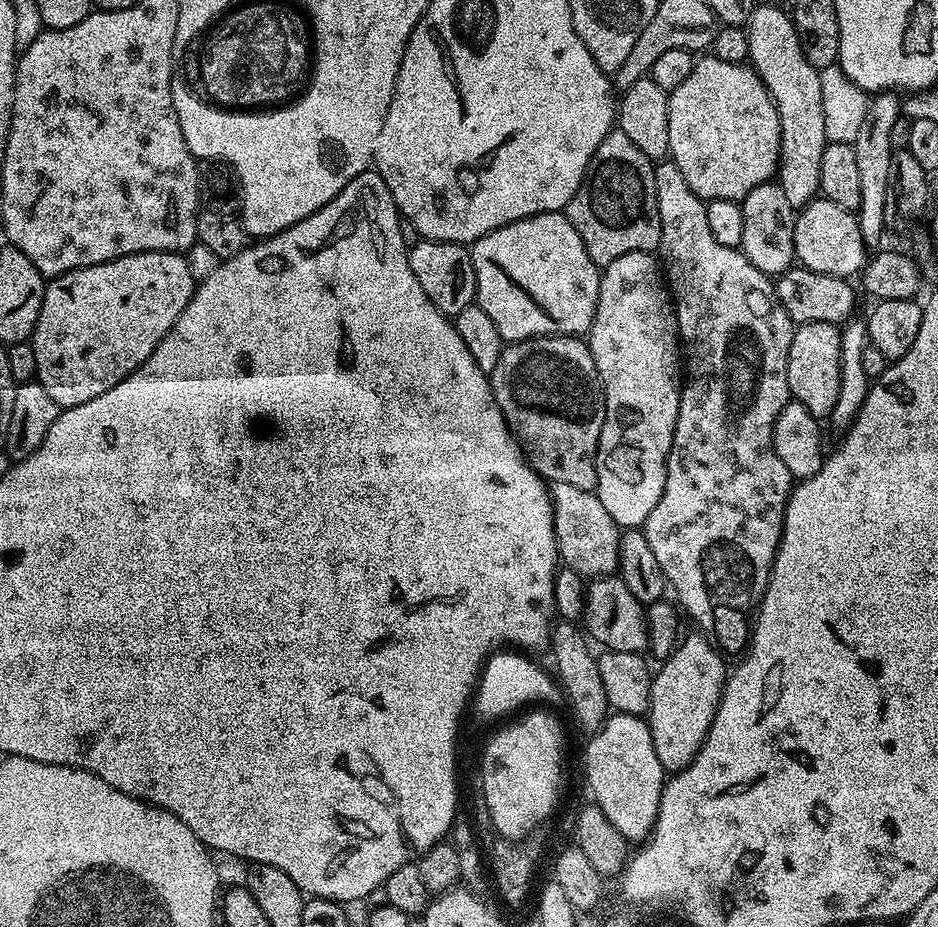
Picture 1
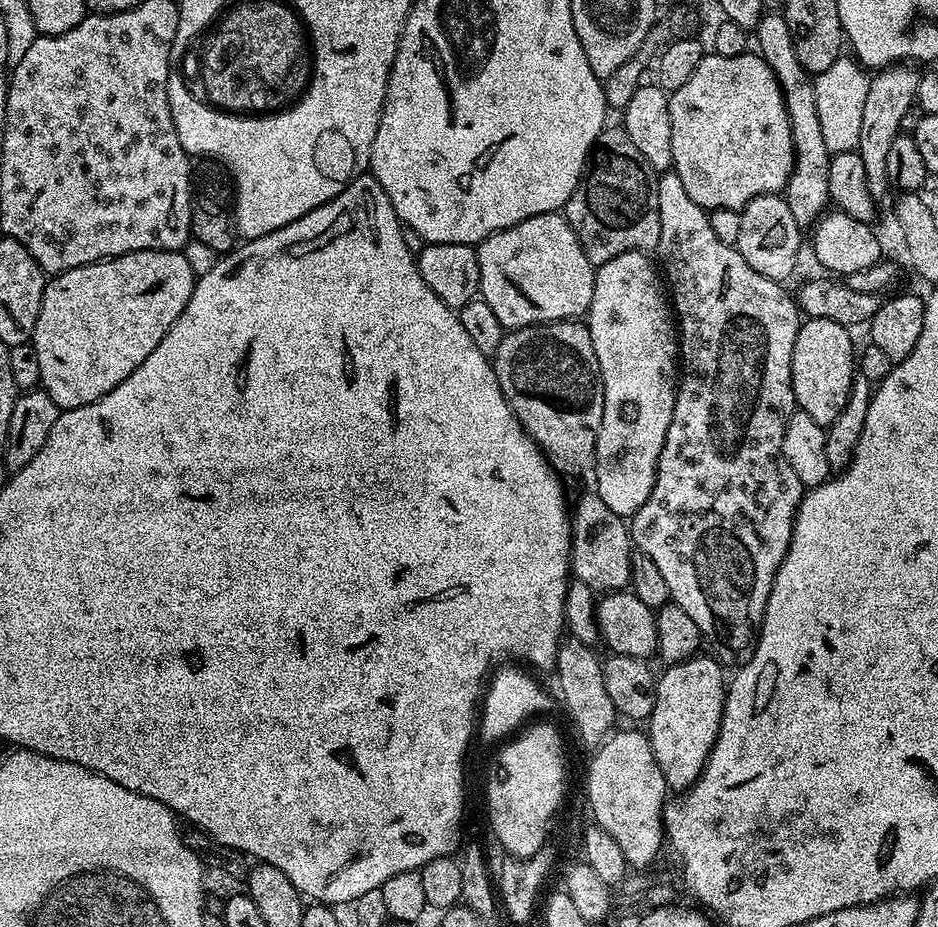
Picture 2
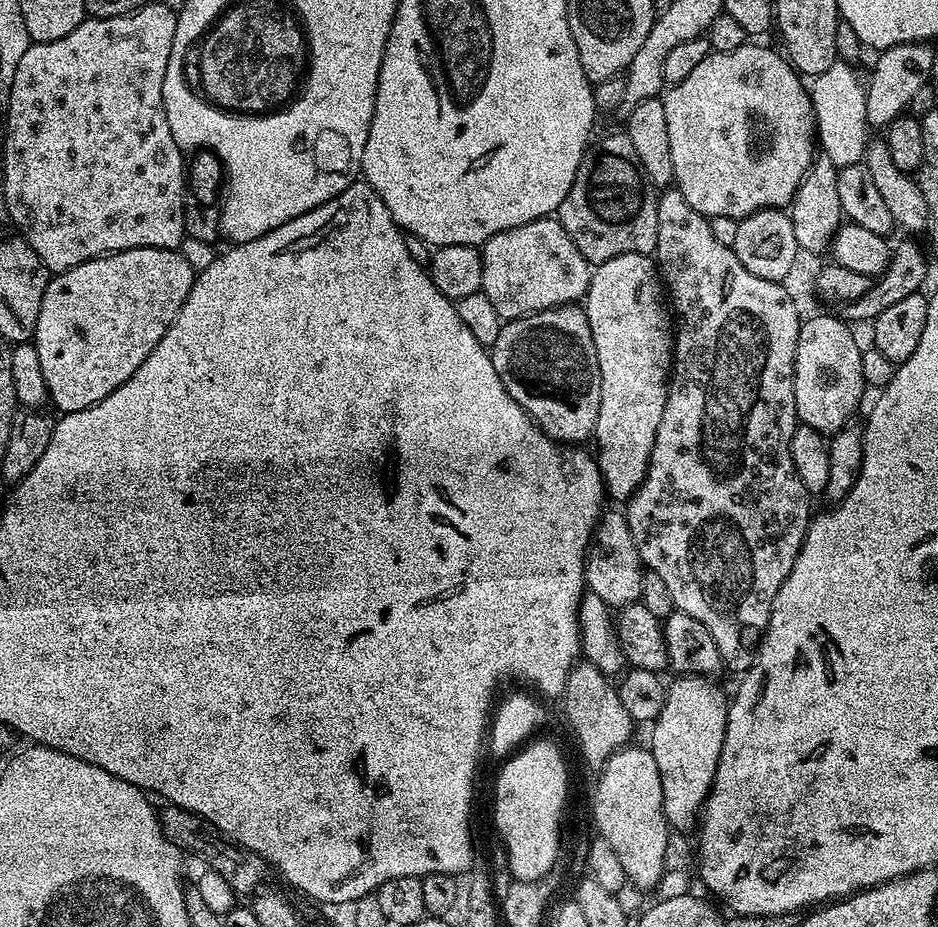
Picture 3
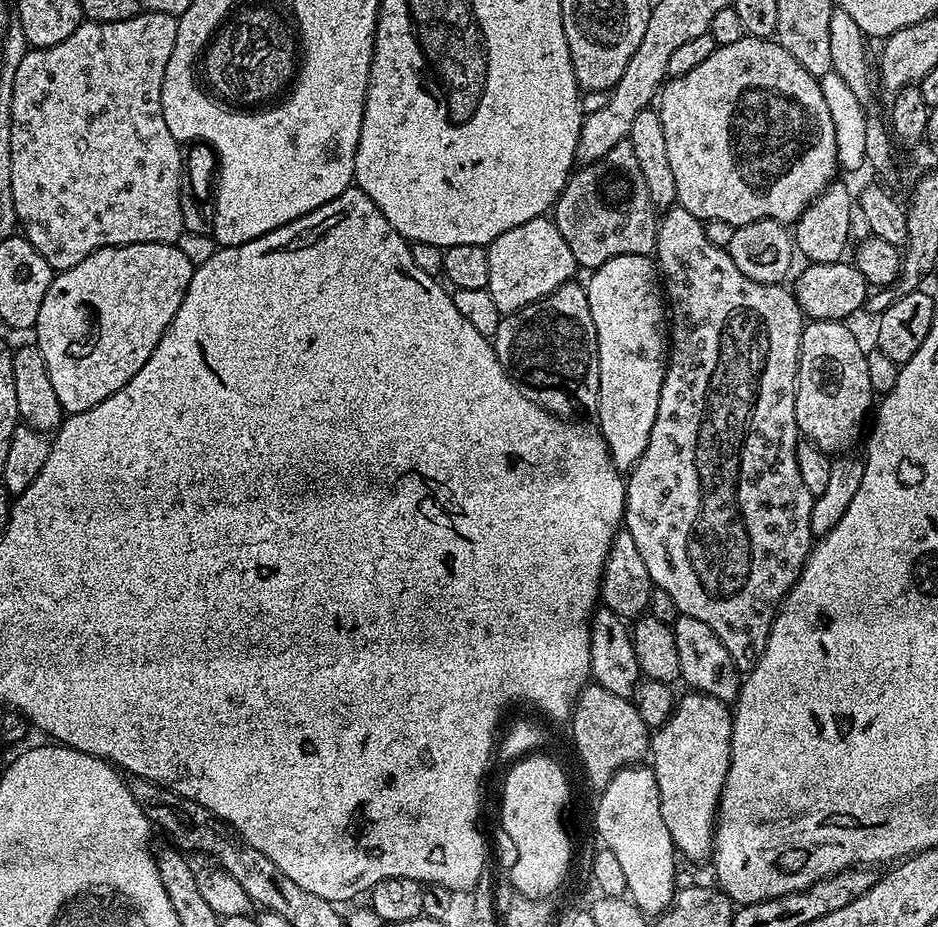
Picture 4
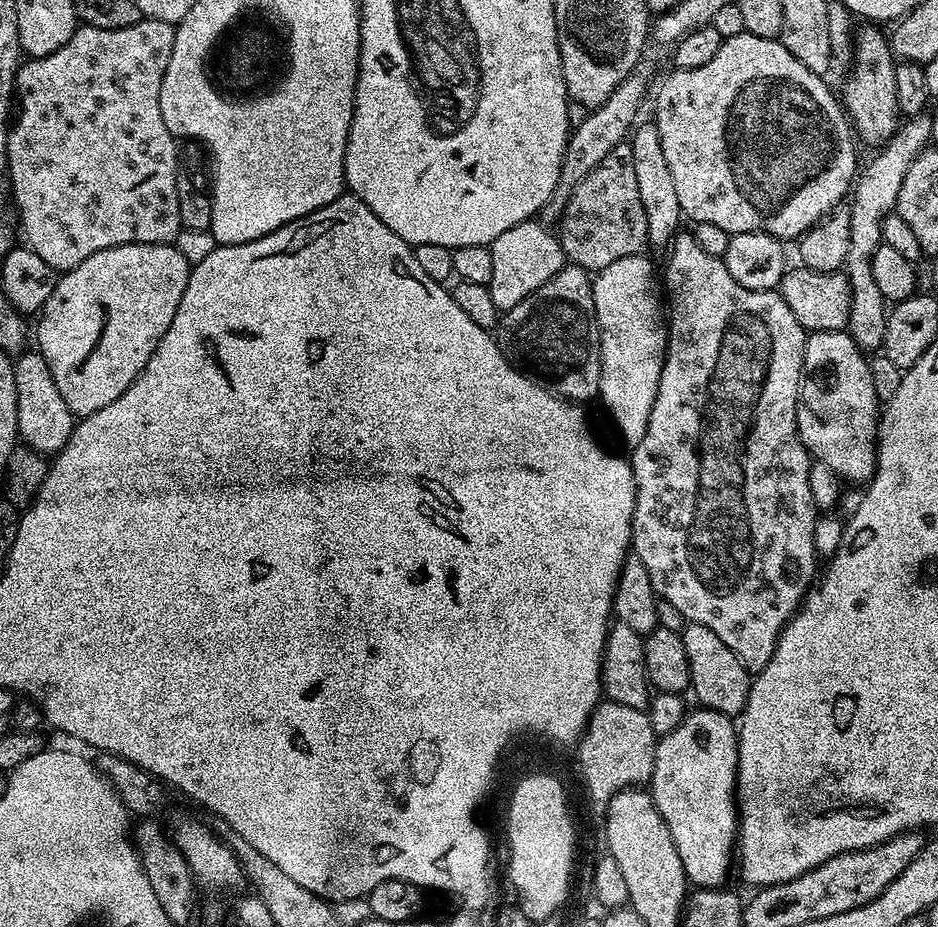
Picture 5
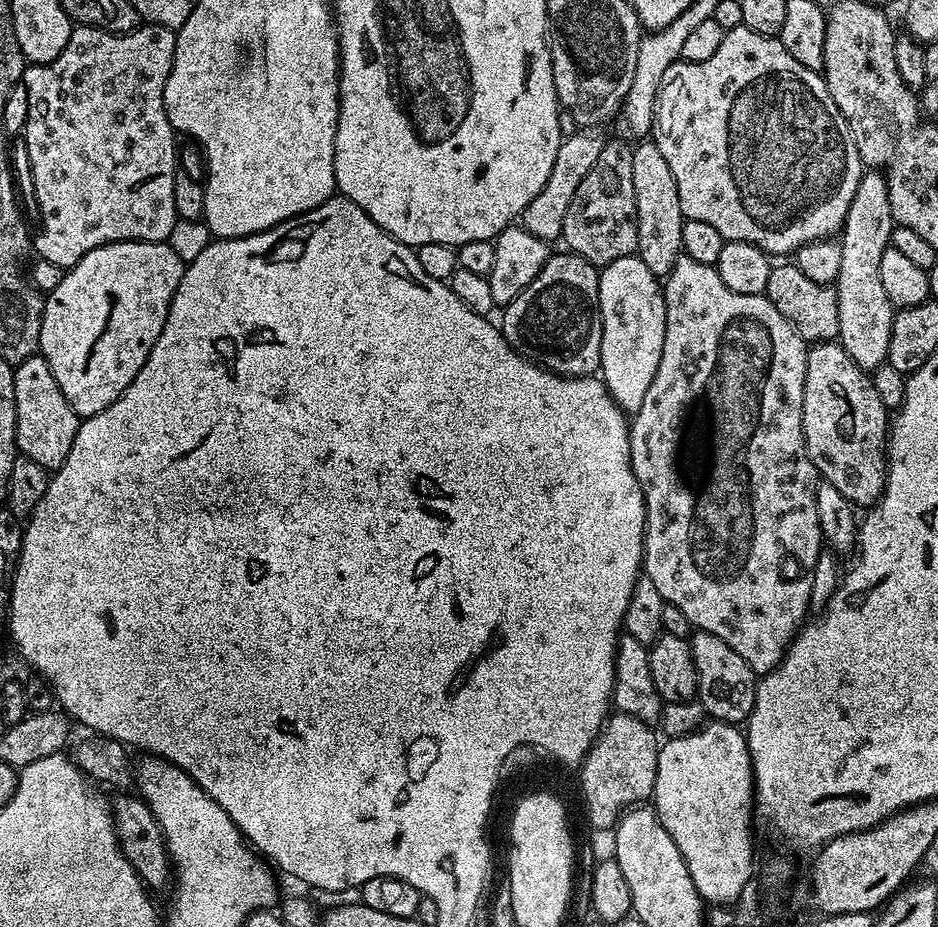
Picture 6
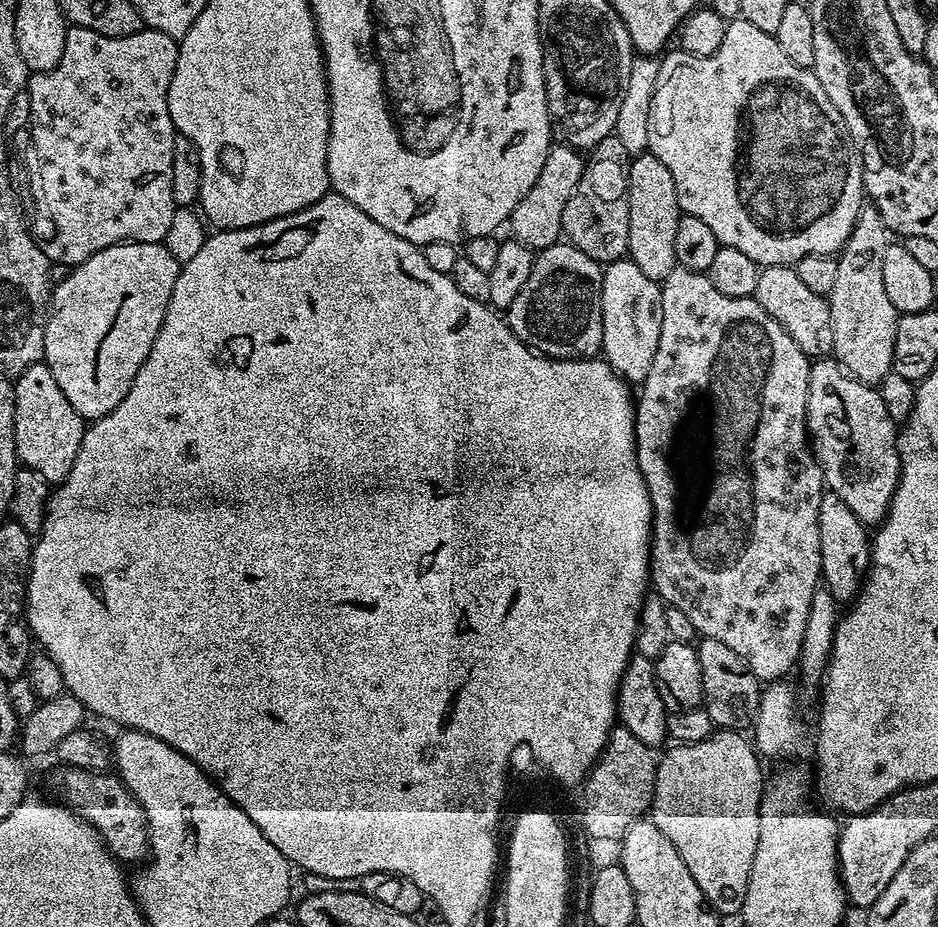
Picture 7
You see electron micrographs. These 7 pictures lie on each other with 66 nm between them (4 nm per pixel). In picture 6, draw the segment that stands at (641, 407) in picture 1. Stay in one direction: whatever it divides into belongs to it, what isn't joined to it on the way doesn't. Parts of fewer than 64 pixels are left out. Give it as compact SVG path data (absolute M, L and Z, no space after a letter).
M637 255L627 256L600 268L598 302L602 318L602 350L598 372L616 405L624 409L625 413L635 414L642 406L642 398L646 398L646 390L650 390L650 382L654 382L654 374L658 374L658 362L662 358L662 342L666 338L664 290L661 281L646 267L646 262L642 262Z

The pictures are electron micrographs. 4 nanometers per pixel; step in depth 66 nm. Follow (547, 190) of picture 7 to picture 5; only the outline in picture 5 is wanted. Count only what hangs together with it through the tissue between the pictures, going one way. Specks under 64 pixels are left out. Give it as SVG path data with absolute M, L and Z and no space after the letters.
M648 59L639 60L634 66L634 70L630 70L628 77L614 90L614 94L610 94L610 98L606 98L606 102L602 106L591 109L585 115L588 117L577 128L575 125L571 129L568 145L562 158L558 186L552 197L548 199L547 206L538 214L539 219L545 225L552 226L559 221L564 214L566 202L570 198L570 194L574 194L578 182L582 182L582 178L586 178L586 174L590 174L590 170L594 170L594 166L598 166L598 162L602 162L602 158L606 158L606 154L610 154L610 150L614 150L614 146L625 143L629 139L630 129L637 123L636 115L640 112L644 94L648 90L648 83L651 82L652 74L656 70L655 62Z

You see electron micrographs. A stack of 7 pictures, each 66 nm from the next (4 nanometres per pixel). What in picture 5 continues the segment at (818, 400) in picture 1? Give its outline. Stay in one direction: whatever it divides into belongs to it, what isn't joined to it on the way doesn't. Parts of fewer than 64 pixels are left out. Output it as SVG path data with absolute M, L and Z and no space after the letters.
M822 330L804 341L796 429L802 446L815 462L826 462L841 481L867 485L876 473L876 442L882 401L874 394L869 357L847 330Z

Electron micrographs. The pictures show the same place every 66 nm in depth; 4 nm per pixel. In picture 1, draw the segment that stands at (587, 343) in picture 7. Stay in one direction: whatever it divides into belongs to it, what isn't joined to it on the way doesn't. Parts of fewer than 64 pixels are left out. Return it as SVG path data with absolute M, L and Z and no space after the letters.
M535 336L533 340L518 340L505 343L502 354L498 358L498 366L490 374L492 393L502 410L505 422L512 429L512 435L520 441L525 457L532 469L548 482L567 482L569 486L578 486L589 490L596 487L596 451L598 450L598 438L602 434L602 422L606 418L606 402L604 401L604 387L600 381L598 370L594 366L592 352L587 343L578 336Z

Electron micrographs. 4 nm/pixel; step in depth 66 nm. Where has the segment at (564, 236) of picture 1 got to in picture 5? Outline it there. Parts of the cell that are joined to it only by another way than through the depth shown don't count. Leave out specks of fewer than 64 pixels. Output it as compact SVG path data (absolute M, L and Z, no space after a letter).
M536 218L518 222L518 226L510 226L510 230L494 238L490 247L494 258L494 270L490 274L490 282L487 285L490 298L494 298L494 306L497 310L518 306L522 298L534 294L538 286L554 278L558 270L566 267L566 257L560 245L559 235Z

